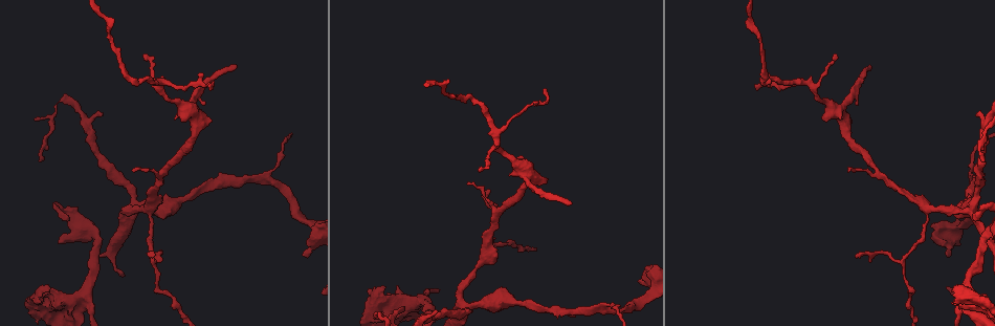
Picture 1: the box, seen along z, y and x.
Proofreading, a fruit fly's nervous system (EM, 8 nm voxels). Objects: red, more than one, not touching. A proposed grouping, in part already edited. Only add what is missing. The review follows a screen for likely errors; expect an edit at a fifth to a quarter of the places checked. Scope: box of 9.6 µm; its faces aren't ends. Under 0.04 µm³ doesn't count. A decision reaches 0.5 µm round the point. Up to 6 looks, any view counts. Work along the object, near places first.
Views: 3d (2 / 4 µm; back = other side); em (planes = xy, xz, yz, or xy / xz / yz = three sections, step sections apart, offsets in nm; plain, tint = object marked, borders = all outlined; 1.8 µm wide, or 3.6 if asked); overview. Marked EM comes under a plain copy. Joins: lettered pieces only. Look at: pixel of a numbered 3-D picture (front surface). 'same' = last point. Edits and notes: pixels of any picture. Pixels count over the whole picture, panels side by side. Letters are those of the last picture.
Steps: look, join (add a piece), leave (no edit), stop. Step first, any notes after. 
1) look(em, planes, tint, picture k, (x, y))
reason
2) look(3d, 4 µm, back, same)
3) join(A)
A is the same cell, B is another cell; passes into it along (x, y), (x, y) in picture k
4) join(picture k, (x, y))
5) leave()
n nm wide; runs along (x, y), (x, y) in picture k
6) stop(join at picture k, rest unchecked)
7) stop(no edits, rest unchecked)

look(em, planes, borders, picture 1, (403, 309))
branch stops here

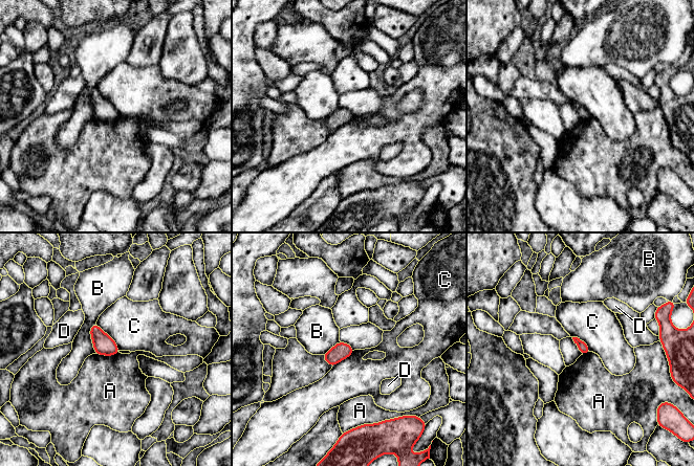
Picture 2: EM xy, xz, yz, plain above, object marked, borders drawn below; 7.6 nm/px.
leave()
C touches over 280 nm; A, B, C and D are other cells; no lettered piece goes on from it

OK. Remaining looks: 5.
look(em, planes, borders, picture 1, (134, 203))
four or more arms meet

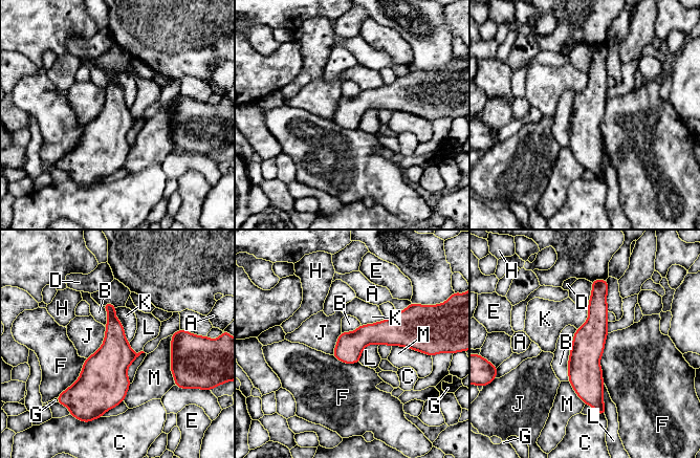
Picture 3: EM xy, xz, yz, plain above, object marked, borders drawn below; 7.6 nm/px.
leave()
A, B, C, D, E, F, G, H, J, K, L and M are other cells; border along (603, 384), (603, 404), (606, 415) in picture 3; no lettered piece goes on from it

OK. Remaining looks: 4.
look(em, planes, borders, picture 1, (572, 203))
free end

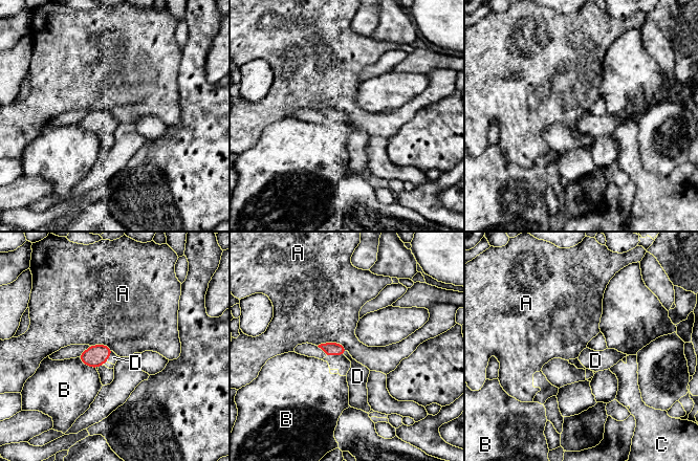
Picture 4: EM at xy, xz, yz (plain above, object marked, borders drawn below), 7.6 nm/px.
join(D)
D is the same cell, A, B and C are other cells; it goes on there

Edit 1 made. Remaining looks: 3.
stop(join at picture 4, rest unchecked)

